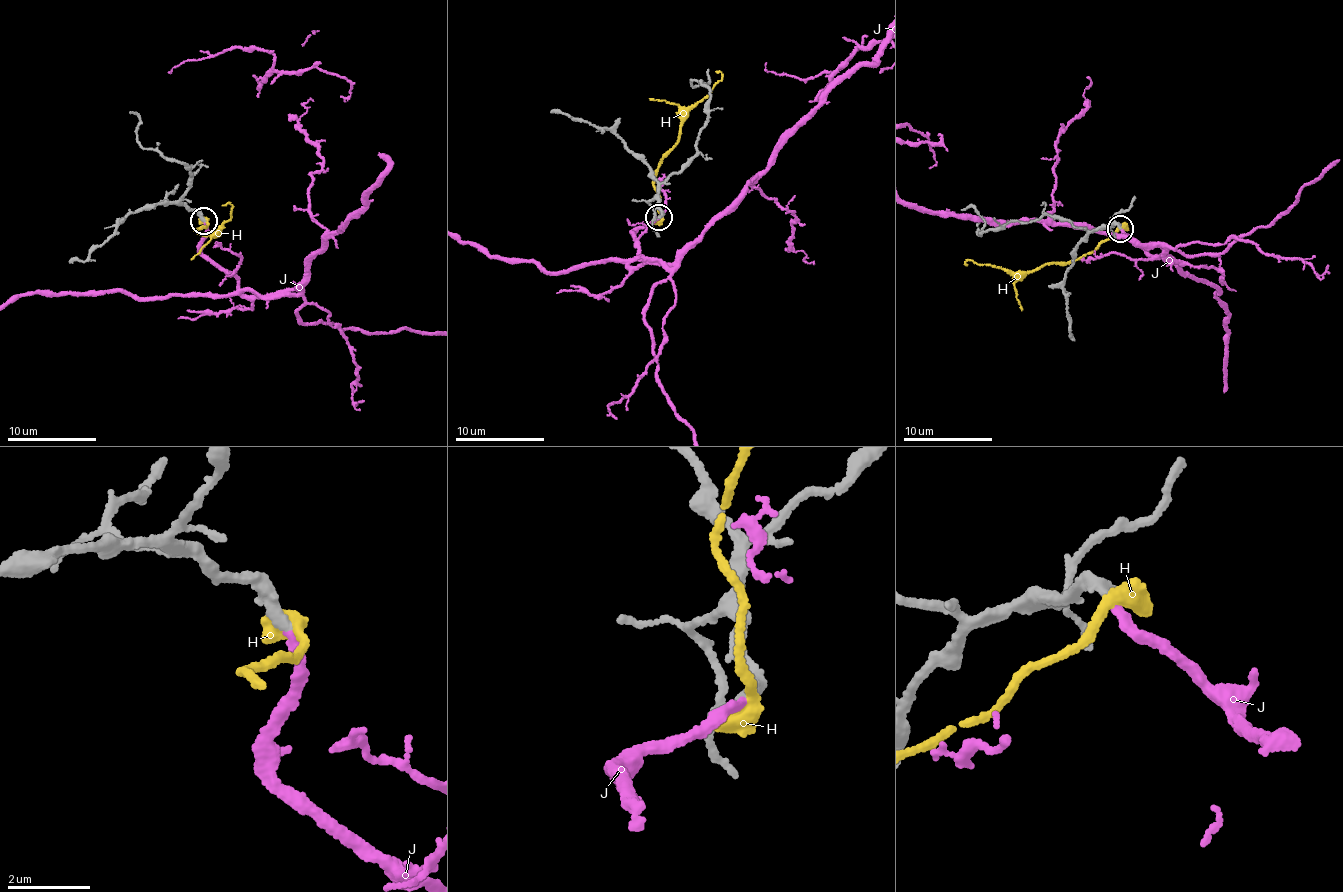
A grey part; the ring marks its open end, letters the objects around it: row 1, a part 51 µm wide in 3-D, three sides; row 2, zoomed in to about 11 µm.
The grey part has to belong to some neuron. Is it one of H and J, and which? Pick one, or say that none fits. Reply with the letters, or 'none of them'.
J

